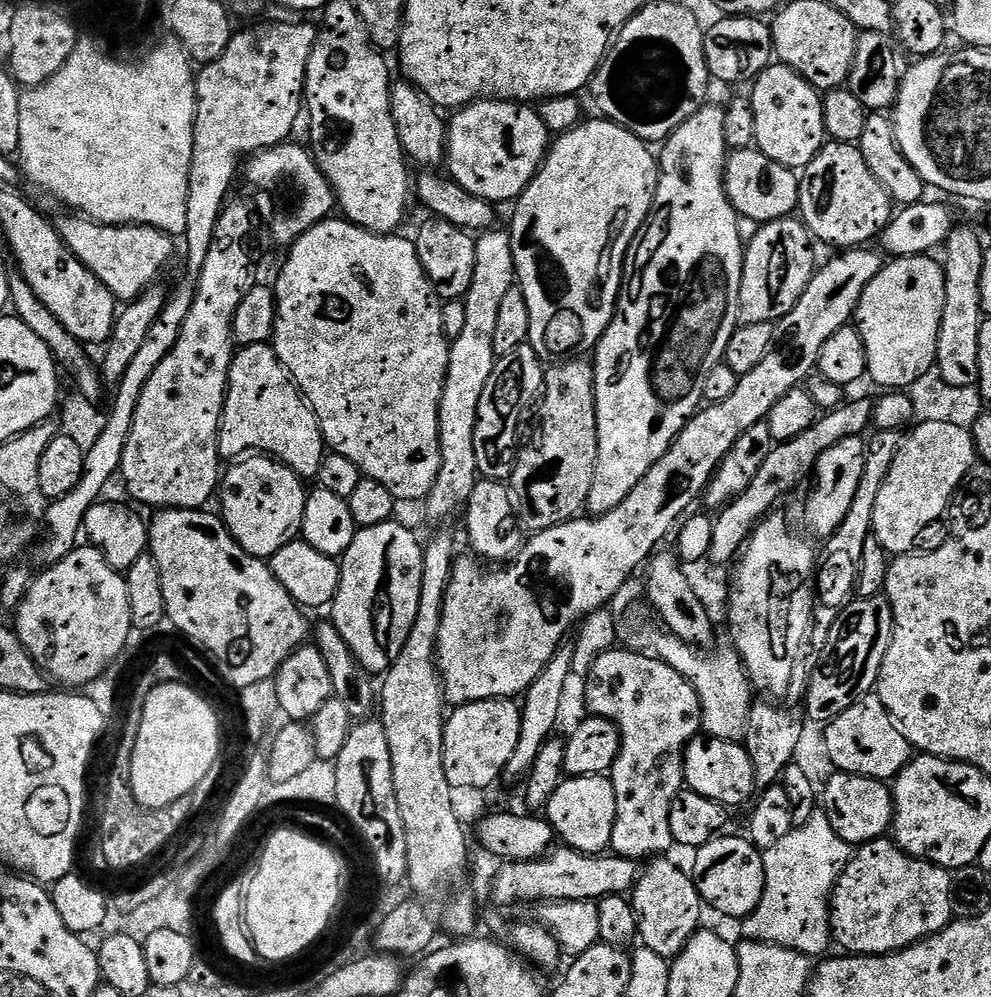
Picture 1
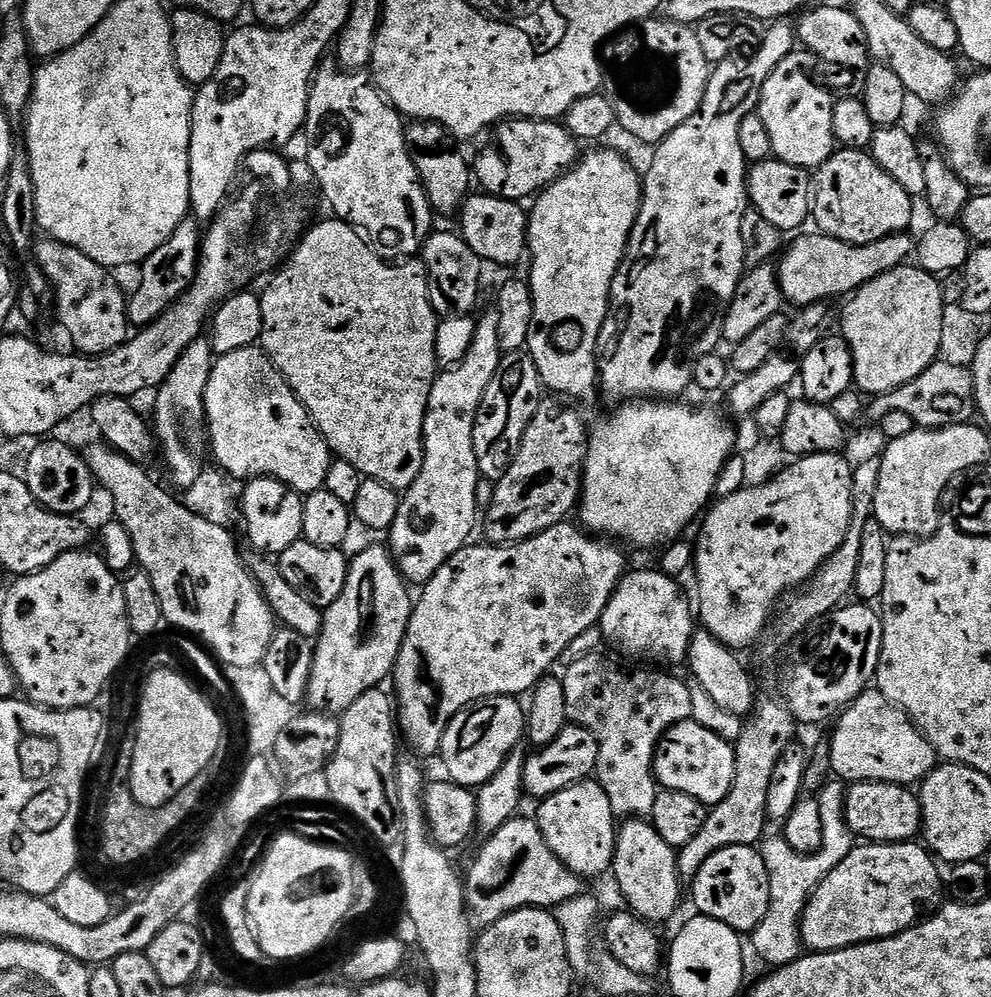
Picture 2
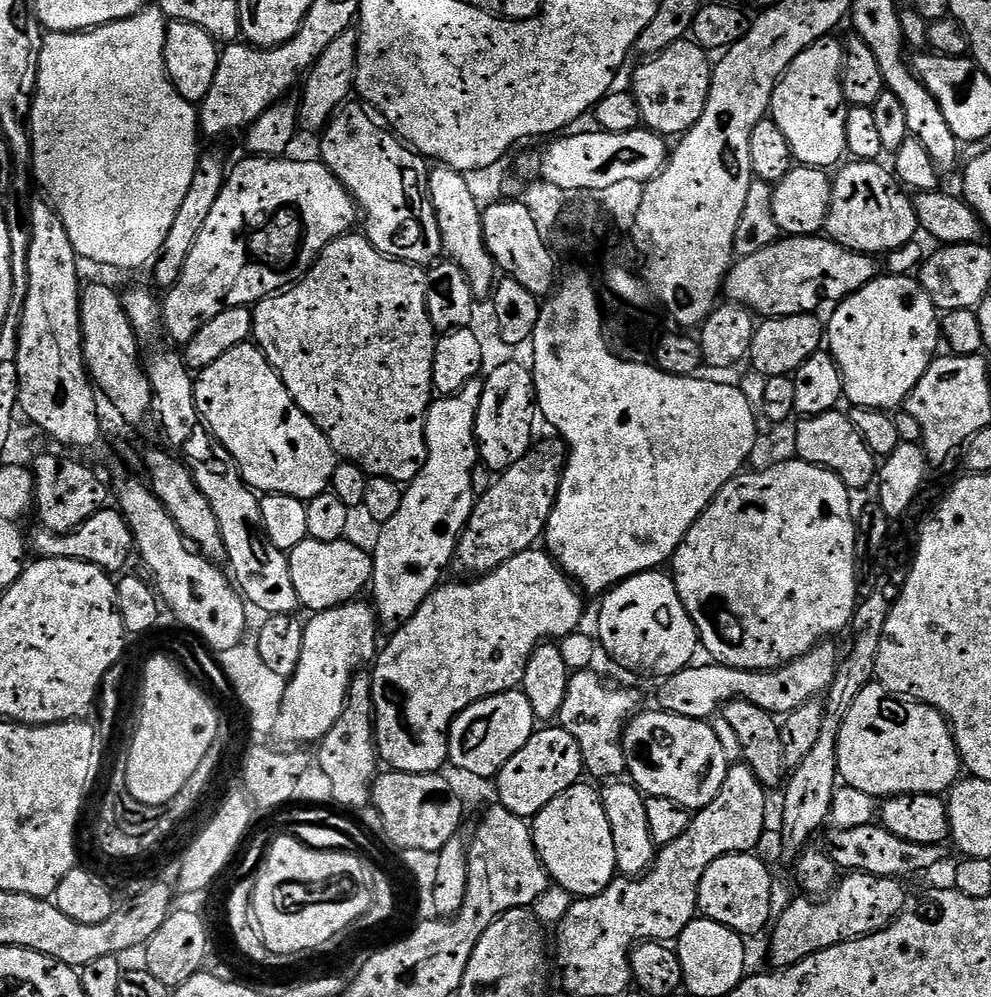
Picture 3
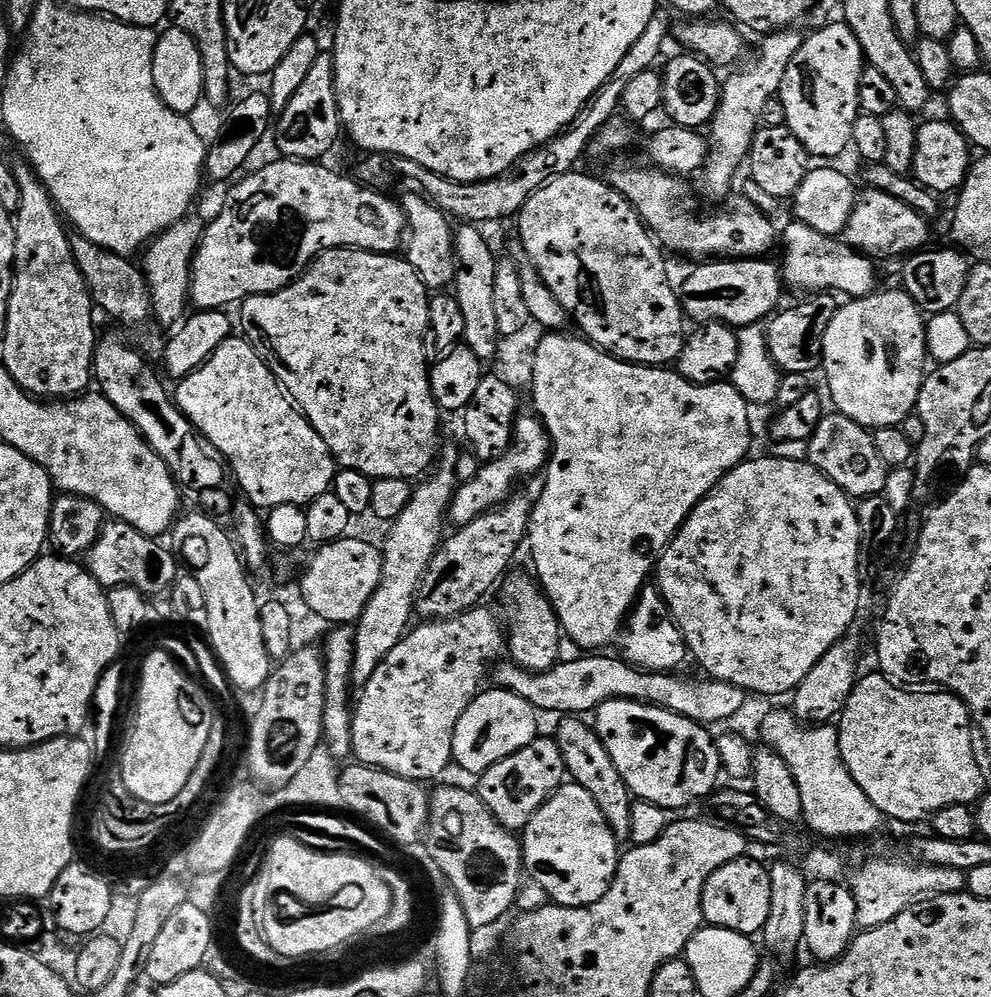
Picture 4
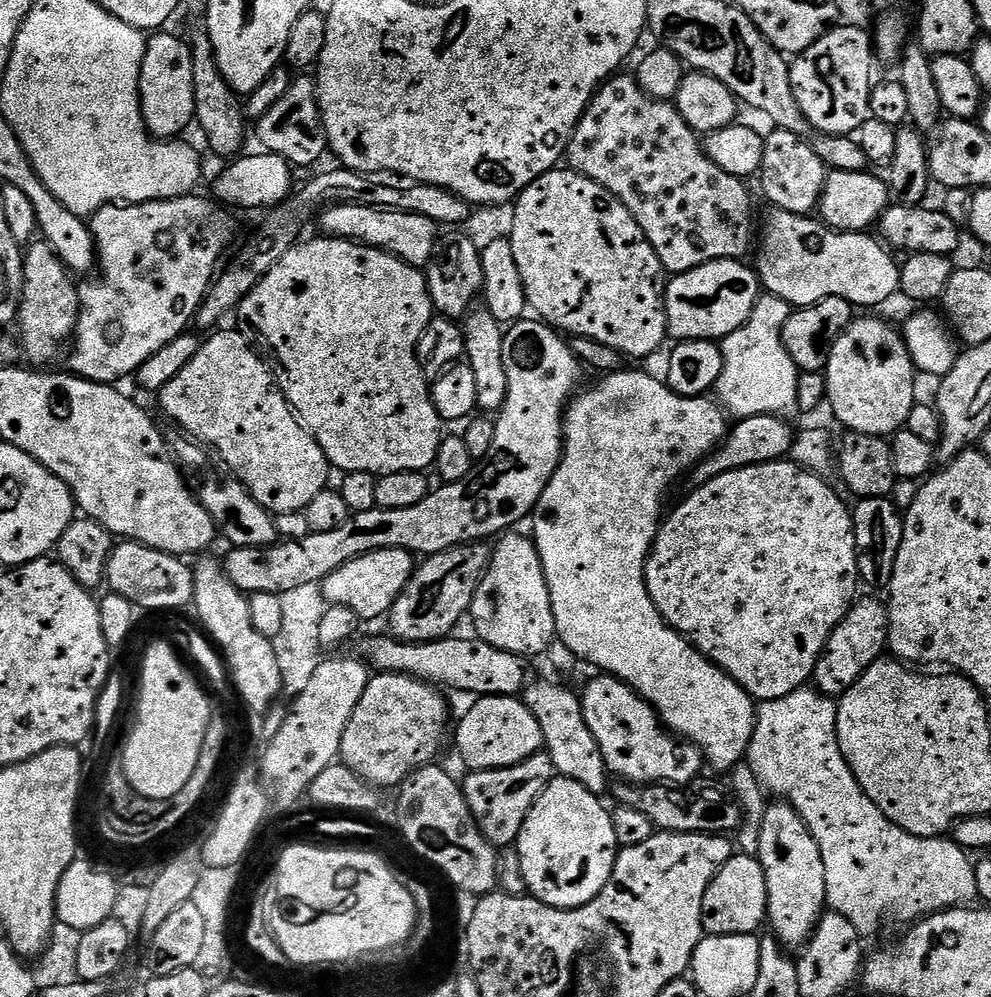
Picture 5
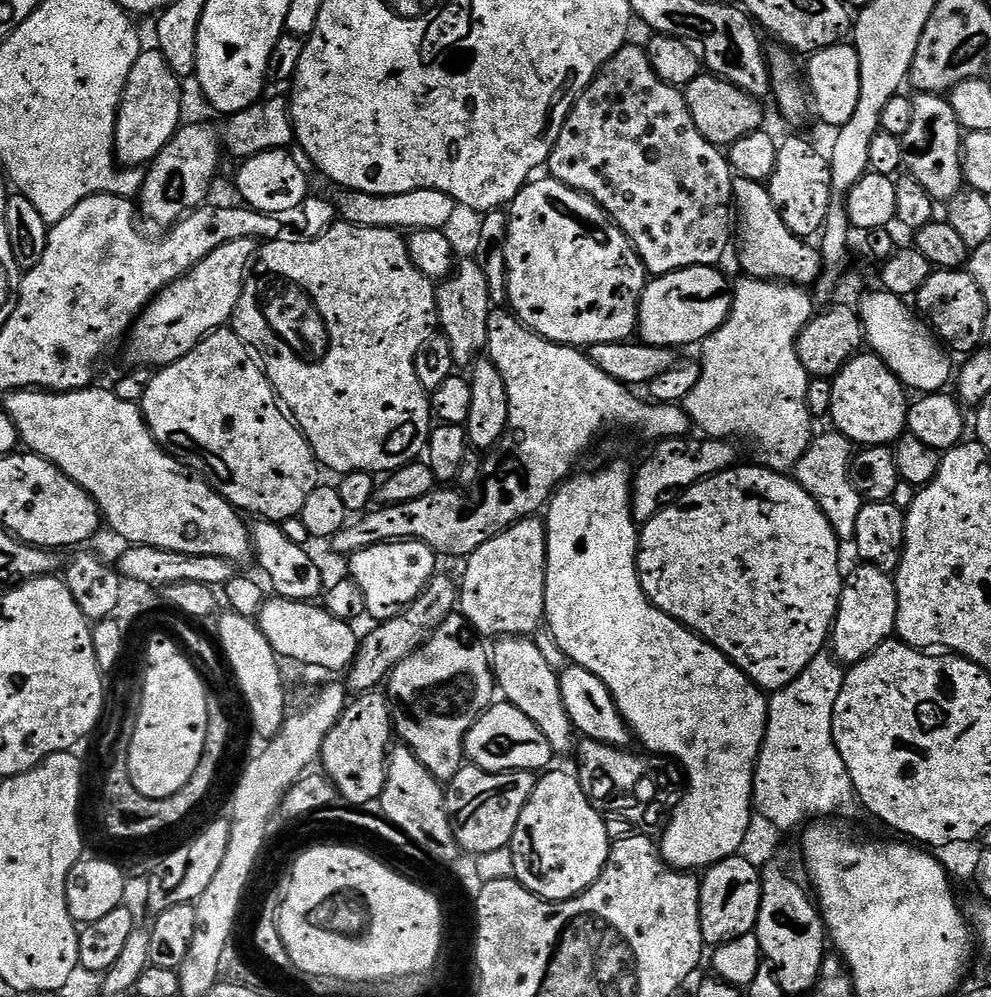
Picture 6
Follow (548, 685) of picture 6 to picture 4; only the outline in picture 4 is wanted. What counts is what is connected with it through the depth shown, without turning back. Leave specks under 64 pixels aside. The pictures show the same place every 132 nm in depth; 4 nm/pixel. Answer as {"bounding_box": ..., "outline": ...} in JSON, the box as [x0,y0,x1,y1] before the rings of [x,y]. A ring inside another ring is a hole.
{"bounding_box":[554,718,634,841],"outline":[[[564,718],[561,720],[564,721],[557,726],[554,739],[562,750],[567,775],[575,784],[582,786],[582,790],[587,790],[590,798],[594,798],[594,802],[598,802],[598,810],[602,810],[617,841],[627,841],[630,834],[630,806],[634,797],[629,792],[622,774],[618,774],[618,766],[610,762],[610,754],[606,754],[606,746],[602,746],[602,742],[589,725],[587,728],[583,724],[583,719]]]}

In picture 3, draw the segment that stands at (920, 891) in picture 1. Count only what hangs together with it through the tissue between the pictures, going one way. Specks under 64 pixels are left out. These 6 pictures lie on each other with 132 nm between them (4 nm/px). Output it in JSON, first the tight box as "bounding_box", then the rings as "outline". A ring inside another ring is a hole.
{"bounding_box":[768,872,908,970],"outline":[[[849,872],[823,898],[792,898],[770,928],[772,941],[768,944],[768,956],[772,959],[771,967],[776,970],[789,968],[830,946],[881,932],[905,911],[908,896],[900,884],[903,883],[891,876]]]}

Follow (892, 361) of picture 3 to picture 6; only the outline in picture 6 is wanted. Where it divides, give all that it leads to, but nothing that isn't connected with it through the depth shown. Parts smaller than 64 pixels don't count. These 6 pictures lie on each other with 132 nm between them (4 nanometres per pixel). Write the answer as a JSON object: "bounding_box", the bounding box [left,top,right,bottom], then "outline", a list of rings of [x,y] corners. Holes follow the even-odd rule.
{"bounding_box":[832,354,909,446],"outline":[[[858,354],[832,380],[832,410],[835,431],[856,446],[891,445],[905,435],[908,426],[909,393],[899,378],[875,354]]]}

